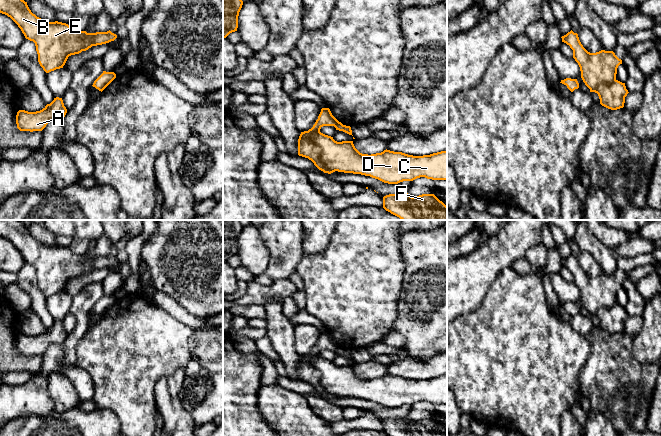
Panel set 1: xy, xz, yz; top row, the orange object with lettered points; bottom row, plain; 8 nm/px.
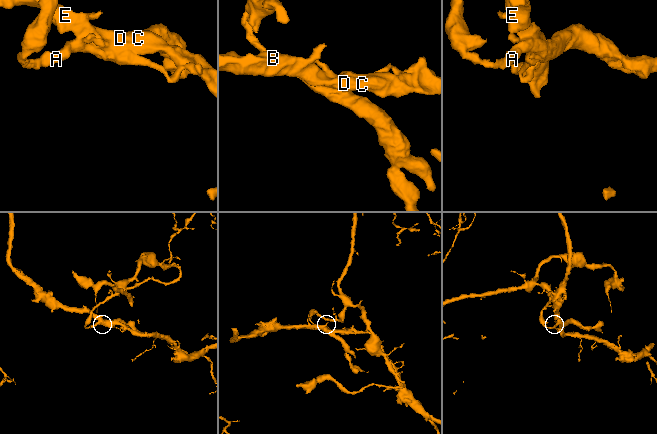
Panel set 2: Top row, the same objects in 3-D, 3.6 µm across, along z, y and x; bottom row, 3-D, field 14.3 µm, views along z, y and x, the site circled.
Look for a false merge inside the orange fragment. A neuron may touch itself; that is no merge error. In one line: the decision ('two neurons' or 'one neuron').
two neurons

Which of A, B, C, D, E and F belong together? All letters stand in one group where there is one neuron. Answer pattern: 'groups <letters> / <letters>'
groups A F / B C D E

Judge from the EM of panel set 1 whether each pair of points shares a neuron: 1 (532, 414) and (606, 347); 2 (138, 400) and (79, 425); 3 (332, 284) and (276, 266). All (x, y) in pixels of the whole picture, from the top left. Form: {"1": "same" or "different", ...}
{"1": "different", "2": "different", "3": "different"}

